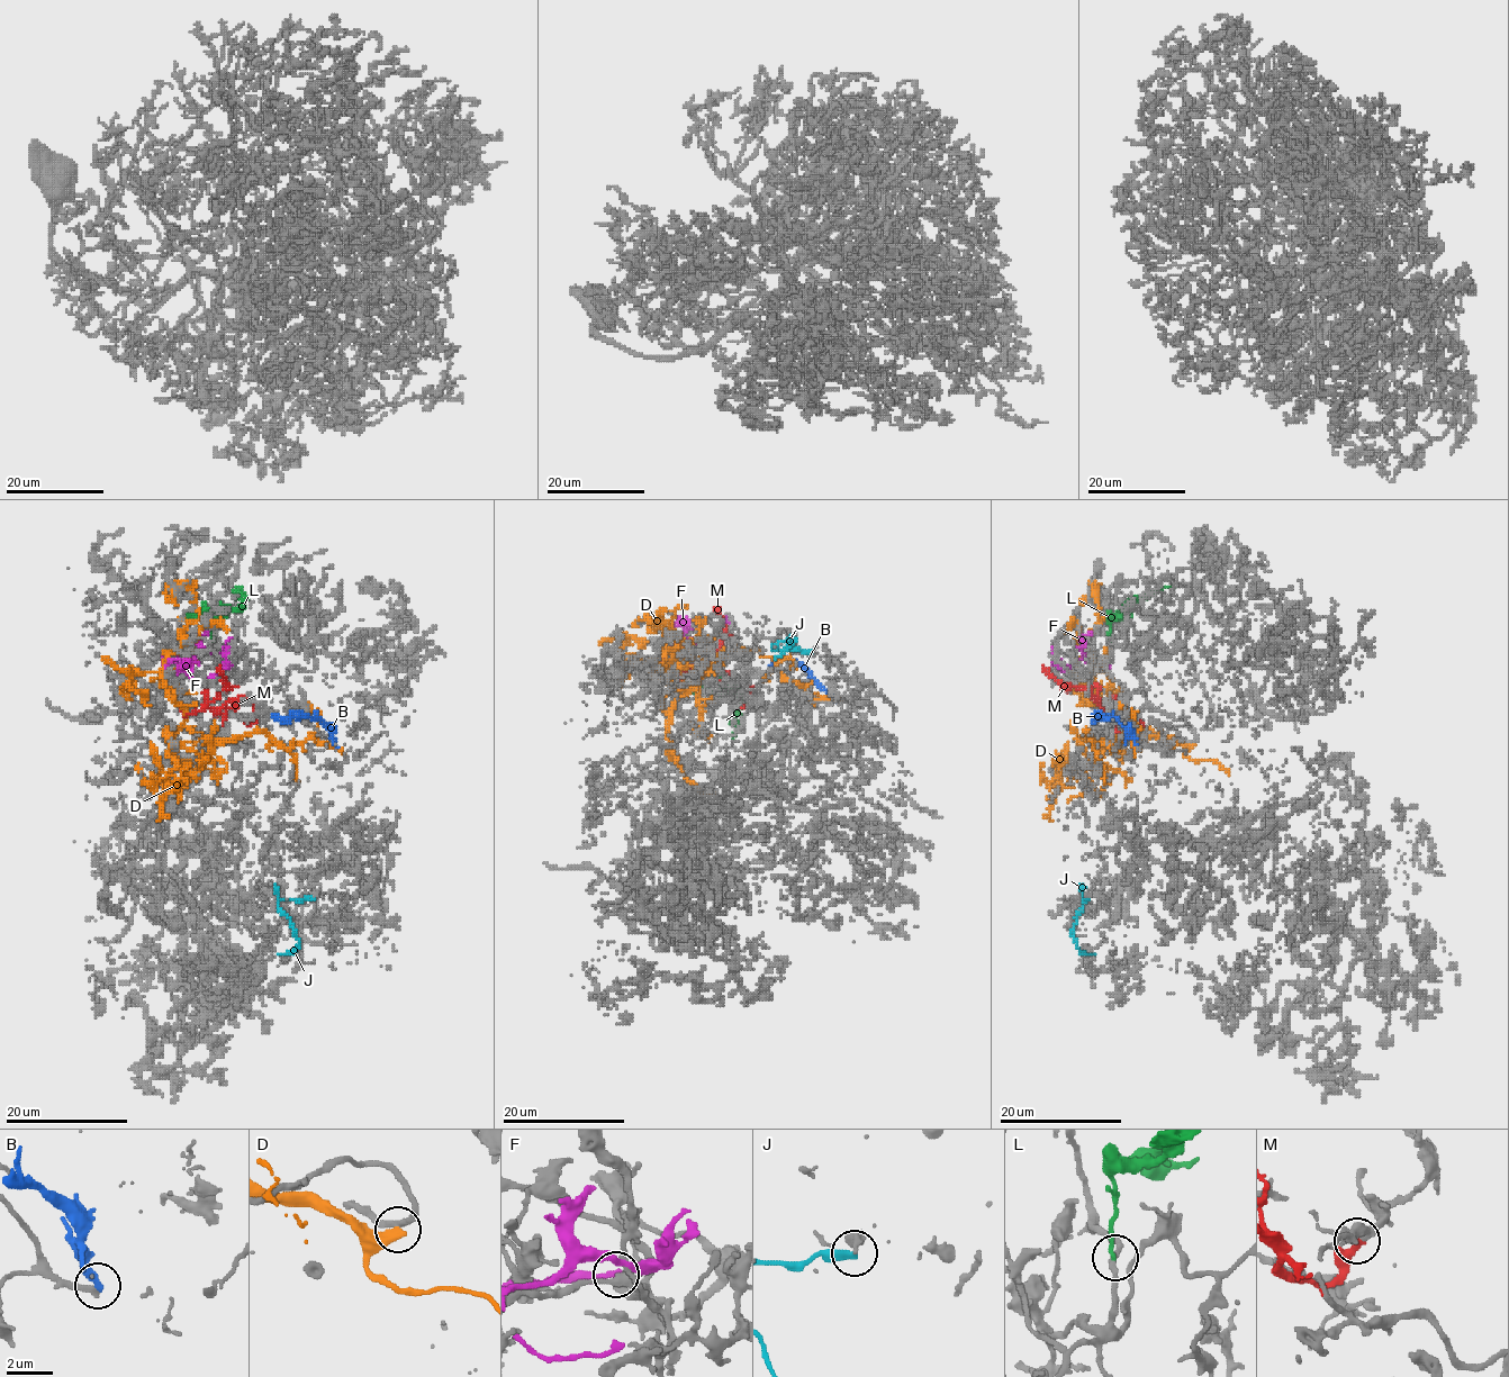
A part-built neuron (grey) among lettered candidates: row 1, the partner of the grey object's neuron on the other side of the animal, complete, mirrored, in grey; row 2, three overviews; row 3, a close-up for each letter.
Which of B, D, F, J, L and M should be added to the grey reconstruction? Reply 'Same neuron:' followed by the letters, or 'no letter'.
Same neuron: no letter

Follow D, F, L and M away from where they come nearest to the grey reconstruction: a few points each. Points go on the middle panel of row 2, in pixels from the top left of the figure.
D: (668, 758), (683, 671), (669, 651), (659, 659), (678, 643), (677, 654), (696, 663), (668, 652), (674, 645)
F: (710, 677), (663, 677), (665, 657), (681, 639), (707, 640), (721, 628), (725, 617)
L: (710, 673), (721, 687), (730, 687), (738, 695), (734, 715), (738, 722), (733, 737)
M: (683, 687), (679, 685), (695, 668), (739, 676), (751, 686), (743, 708)

